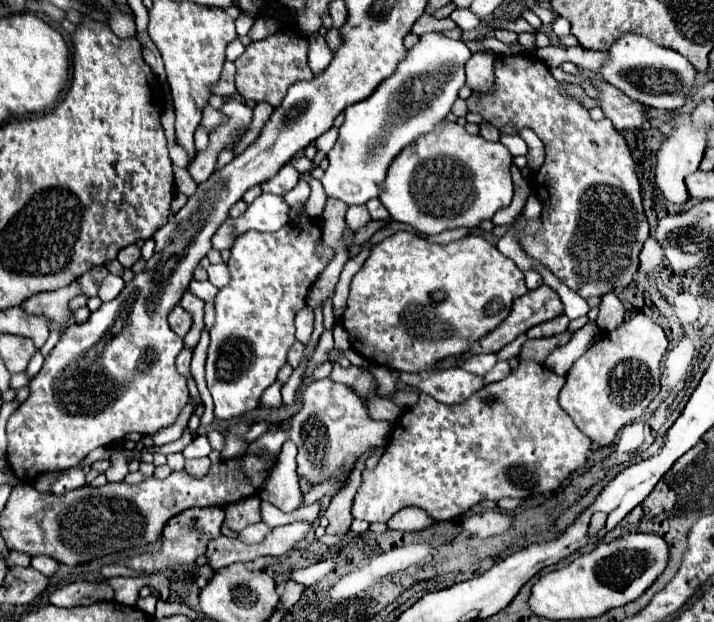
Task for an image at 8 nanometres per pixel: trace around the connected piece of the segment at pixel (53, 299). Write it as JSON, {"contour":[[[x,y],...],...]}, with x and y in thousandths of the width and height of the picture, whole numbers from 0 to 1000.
{"contour":[[[99,453],[83,466],[74,466],[74,469],[57,469],[41,482],[35,482],[32,495],[41,502],[41,505],[52,505],[52,508],[66,508],[69,514],[74,518],[91,518],[99,502],[94,495],[97,482],[102,476],[111,473],[111,460],[108,453]]]}

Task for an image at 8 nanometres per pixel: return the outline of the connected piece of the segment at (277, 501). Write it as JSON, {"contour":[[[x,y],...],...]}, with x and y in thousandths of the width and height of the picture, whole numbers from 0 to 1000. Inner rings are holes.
{"contour":[[[399,711],[388,740],[388,749],[380,756],[371,781],[363,791],[366,804],[380,807],[382,814],[388,814],[396,823],[405,823],[408,817],[419,817],[424,810],[424,791],[419,785],[419,772],[416,772],[416,746],[413,746],[413,733],[416,733],[416,720],[410,711]],[[405,788],[410,788],[408,794],[408,807],[405,807]]]}

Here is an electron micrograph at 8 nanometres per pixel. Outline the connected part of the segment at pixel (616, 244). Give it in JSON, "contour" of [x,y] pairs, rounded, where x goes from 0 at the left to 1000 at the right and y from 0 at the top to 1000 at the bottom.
{"contour":[[[696,90],[690,116],[690,145],[660,151],[654,158],[657,180],[674,183],[685,199],[699,206],[702,215],[724,215],[732,206],[744,206],[763,232],[763,260],[752,273],[746,293],[746,309],[761,331],[761,363],[749,379],[732,383],[735,405],[766,428],[786,453],[817,479],[845,476],[881,460],[895,434],[895,405],[909,379],[909,360],[901,341],[898,296],[878,228],[859,206],[853,190],[831,196],[822,174],[805,158],[786,151],[783,132],[749,90]]]}

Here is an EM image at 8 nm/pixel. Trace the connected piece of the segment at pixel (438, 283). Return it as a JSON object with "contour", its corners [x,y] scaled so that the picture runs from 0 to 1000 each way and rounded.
{"contour":[[[553,373],[520,399],[520,412],[494,444],[478,524],[489,537],[492,559],[517,582],[559,598],[592,598],[618,576],[648,569],[660,550],[696,527],[713,508],[718,482],[732,473],[738,473],[732,437],[676,379],[660,376],[640,389],[609,392],[576,373]]]}

